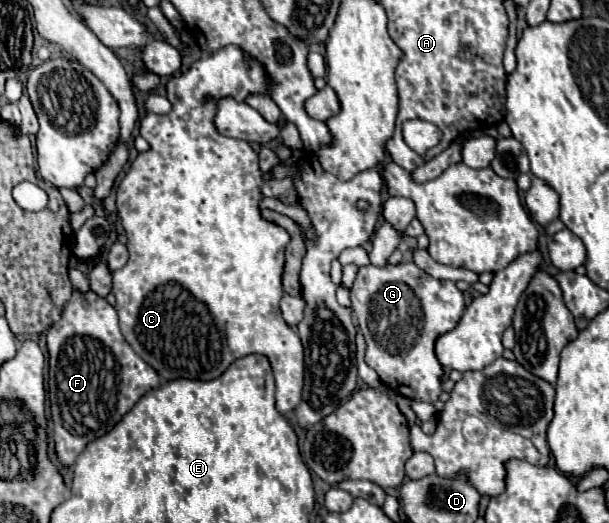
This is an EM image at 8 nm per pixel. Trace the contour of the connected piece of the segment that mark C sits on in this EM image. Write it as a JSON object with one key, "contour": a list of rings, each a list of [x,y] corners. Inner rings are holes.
{"contour":[[[226,46],[226,48],[218,50],[212,56],[202,56],[200,60],[192,62],[192,66],[186,72],[172,76],[168,80],[168,84],[166,84],[166,92],[168,92],[166,96],[168,96],[168,100],[172,104],[172,110],[168,114],[152,114],[152,112],[148,112],[140,120],[140,136],[148,140],[150,150],[140,152],[134,158],[128,174],[124,176],[124,180],[120,182],[120,186],[116,190],[116,206],[118,206],[118,214],[120,214],[124,230],[126,230],[126,236],[128,236],[128,244],[126,246],[128,246],[128,252],[130,252],[130,258],[128,258],[126,266],[112,272],[112,276],[114,276],[112,292],[116,296],[116,310],[118,310],[118,316],[120,316],[122,334],[126,338],[126,342],[134,348],[134,352],[138,352],[138,356],[144,358],[164,380],[174,380],[174,378],[212,380],[212,378],[218,378],[226,370],[226,350],[230,350],[236,360],[242,358],[242,356],[248,356],[248,354],[256,354],[256,352],[264,354],[264,356],[268,356],[268,360],[272,364],[274,378],[276,378],[276,408],[282,414],[286,414],[286,412],[290,412],[290,410],[294,410],[298,406],[304,385],[304,347],[302,342],[300,342],[300,338],[298,338],[298,334],[284,322],[282,312],[280,312],[280,300],[282,300],[282,294],[284,294],[284,290],[282,290],[282,264],[284,264],[286,244],[290,242],[290,236],[288,236],[288,232],[282,226],[266,220],[260,214],[260,200],[262,200],[262,190],[260,188],[262,188],[264,180],[268,178],[268,174],[260,170],[258,154],[250,148],[248,142],[236,140],[236,138],[226,138],[214,126],[218,100],[234,98],[236,102],[244,102],[246,96],[252,94],[252,92],[259,92],[269,96],[266,74],[262,72],[262,66],[256,60],[250,60],[248,56],[244,60],[244,56],[242,56],[242,52],[238,48]]]}

